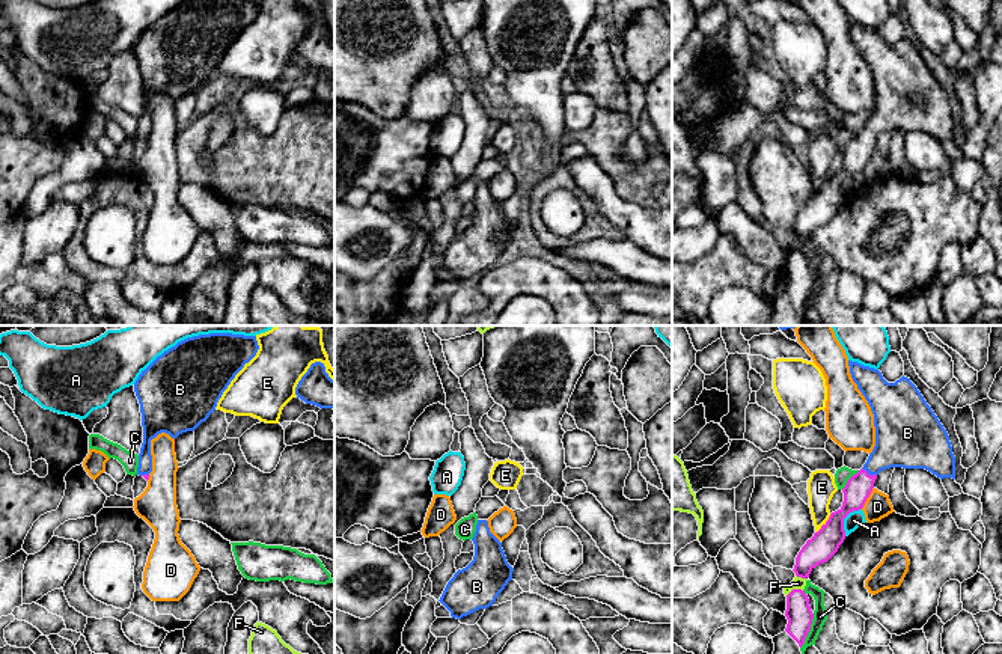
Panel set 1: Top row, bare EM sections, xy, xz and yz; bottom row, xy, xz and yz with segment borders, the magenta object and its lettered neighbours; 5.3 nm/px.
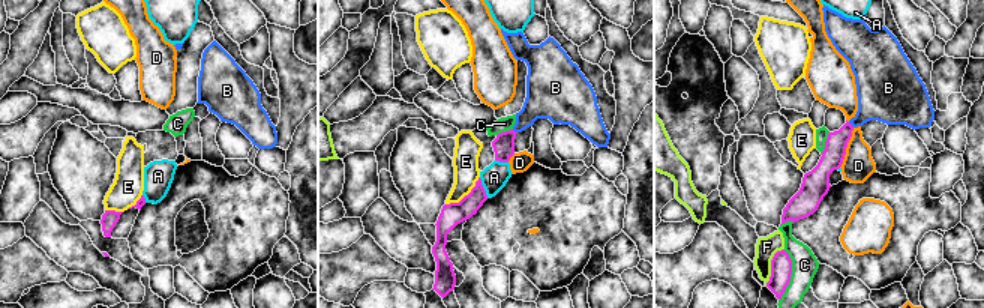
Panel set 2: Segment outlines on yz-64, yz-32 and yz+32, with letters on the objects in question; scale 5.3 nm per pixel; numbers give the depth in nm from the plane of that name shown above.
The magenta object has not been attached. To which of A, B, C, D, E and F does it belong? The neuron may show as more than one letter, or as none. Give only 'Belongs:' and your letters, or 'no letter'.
Belongs: B

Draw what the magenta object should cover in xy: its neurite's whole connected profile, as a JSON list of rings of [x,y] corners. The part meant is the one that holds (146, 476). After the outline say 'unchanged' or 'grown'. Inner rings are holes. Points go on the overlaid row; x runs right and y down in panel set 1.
[[[209,333],[187,338],[158,356],[134,383],[140,404],[143,443],[137,475],[149,479],[152,472],[151,440],[166,432],[172,439],[194,431],[215,410],[218,399],[235,375],[258,353],[256,336]]] | grown

